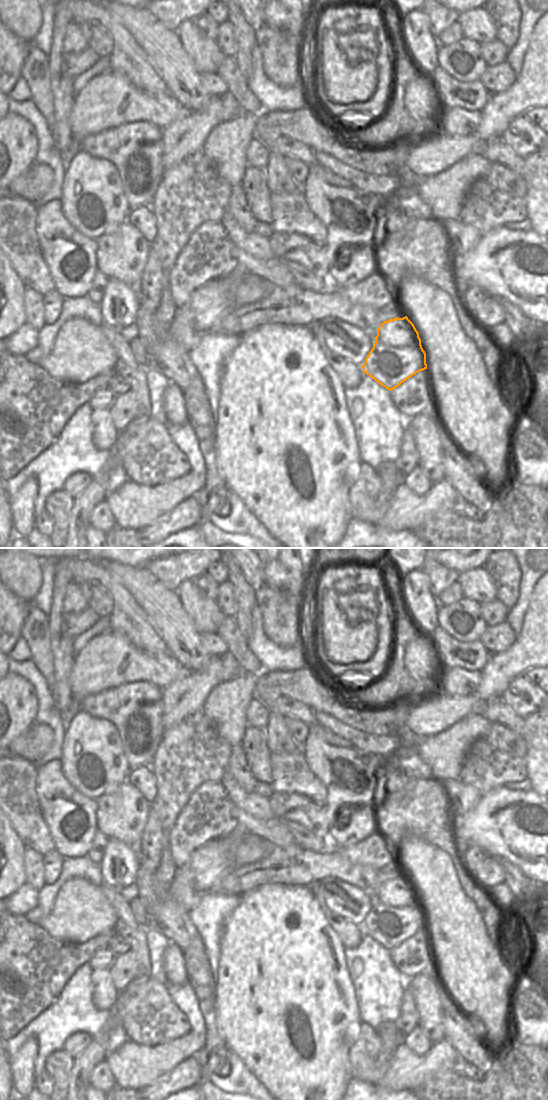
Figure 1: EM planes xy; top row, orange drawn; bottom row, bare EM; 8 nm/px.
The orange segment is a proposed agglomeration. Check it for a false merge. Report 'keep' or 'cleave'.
cleave

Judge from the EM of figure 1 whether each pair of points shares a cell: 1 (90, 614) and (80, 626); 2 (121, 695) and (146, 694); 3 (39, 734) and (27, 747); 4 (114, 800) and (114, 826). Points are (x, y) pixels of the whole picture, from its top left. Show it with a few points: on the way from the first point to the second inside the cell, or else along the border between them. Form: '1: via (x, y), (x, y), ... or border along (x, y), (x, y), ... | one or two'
1: via (88, 617), (82, 623) | one
2: via (127, 695), (140, 695) | one
3: via (37, 737), (30, 744) | one
4: via (114, 806), (114, 820) | one

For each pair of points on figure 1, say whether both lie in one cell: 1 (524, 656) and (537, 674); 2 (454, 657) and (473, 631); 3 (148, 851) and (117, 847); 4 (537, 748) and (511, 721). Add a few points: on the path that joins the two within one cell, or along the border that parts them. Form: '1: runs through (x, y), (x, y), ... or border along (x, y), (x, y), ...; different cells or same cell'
1: border along (537, 666), (529, 669), (524, 674); different cells
2: border along (444, 630), (464, 642), (478, 641); different cells
3: border along (136, 847), (141, 864); different cells
4: runs through (533, 741), (518, 726); same cell

